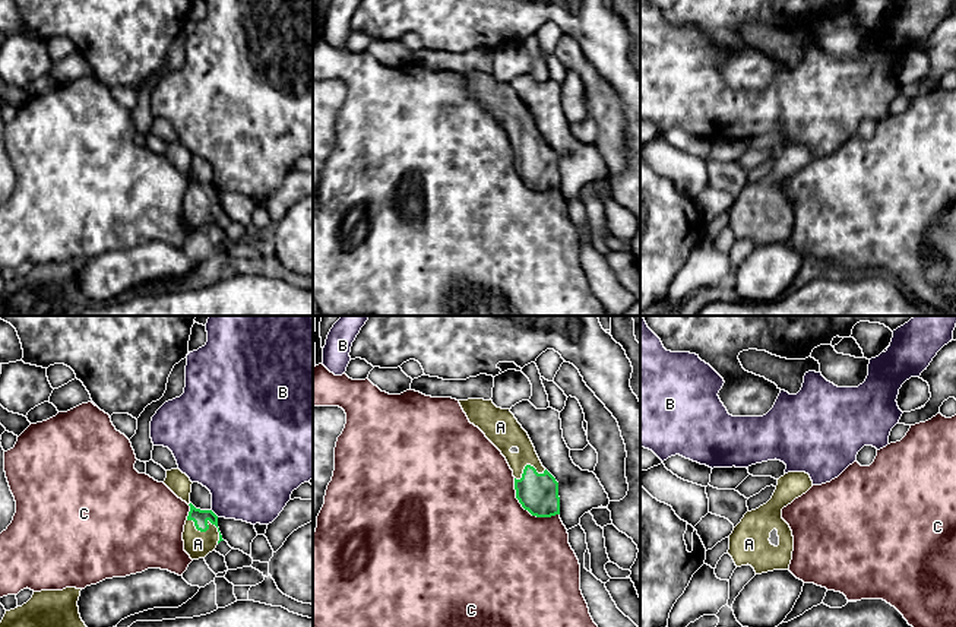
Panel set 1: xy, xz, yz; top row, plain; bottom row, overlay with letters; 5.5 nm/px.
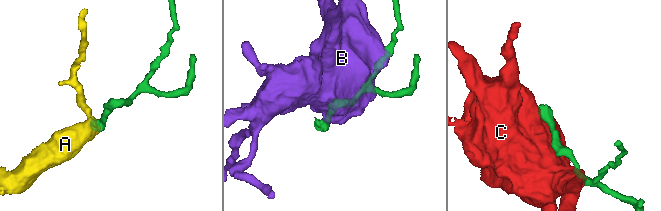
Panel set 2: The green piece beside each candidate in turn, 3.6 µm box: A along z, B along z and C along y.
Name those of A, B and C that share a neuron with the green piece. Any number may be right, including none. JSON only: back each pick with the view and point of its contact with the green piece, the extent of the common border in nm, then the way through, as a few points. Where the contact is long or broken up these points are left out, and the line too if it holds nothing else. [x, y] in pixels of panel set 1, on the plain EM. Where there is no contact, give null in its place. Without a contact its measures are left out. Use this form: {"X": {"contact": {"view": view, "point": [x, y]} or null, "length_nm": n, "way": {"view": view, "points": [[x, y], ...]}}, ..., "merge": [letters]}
{"A": {"contact": {"view": "xy", "point": [208, 199]}, "length_nm": 220, "way": {"view": "xy", "points": [[200, 190], [208, 199], [198, 217]]}}, "merge": ["A"]}

